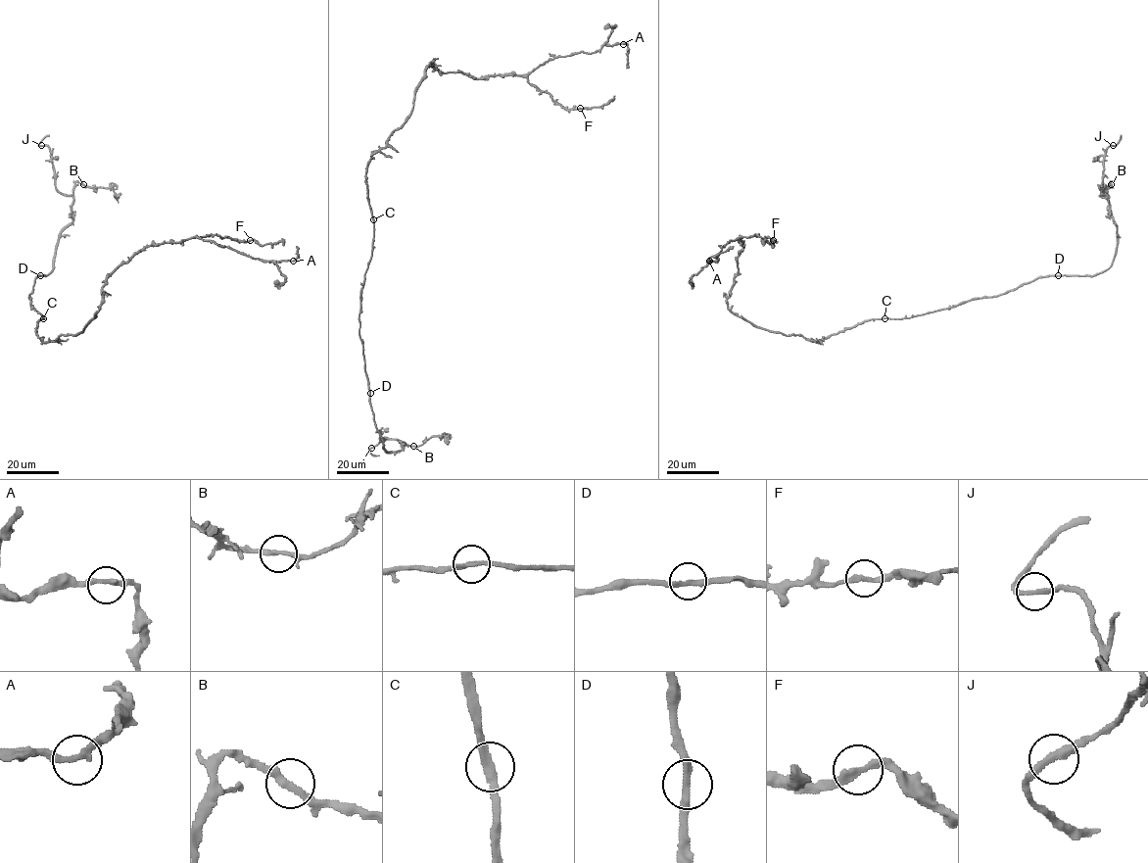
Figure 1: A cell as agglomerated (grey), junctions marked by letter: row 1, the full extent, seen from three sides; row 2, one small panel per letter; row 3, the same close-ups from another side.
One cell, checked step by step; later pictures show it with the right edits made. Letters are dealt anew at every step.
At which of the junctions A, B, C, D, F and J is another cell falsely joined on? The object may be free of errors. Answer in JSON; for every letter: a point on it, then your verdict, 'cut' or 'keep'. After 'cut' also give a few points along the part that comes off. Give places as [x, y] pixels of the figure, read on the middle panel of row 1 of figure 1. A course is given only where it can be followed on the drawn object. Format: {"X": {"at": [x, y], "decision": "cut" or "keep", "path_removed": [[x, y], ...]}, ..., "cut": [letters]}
{"A": {"at": [623, 44], "decision": "keep"}, "B": {"at": [413, 446], "decision": "keep"}, "C": {"at": [373, 219], "decision": "keep"}, "D": {"at": [370, 393], "decision": "keep"}, "F": {"at": [580, 108], "decision": "keep"}, "J": {"at": [371, 448], "decision": "keep"}, "cut": []}

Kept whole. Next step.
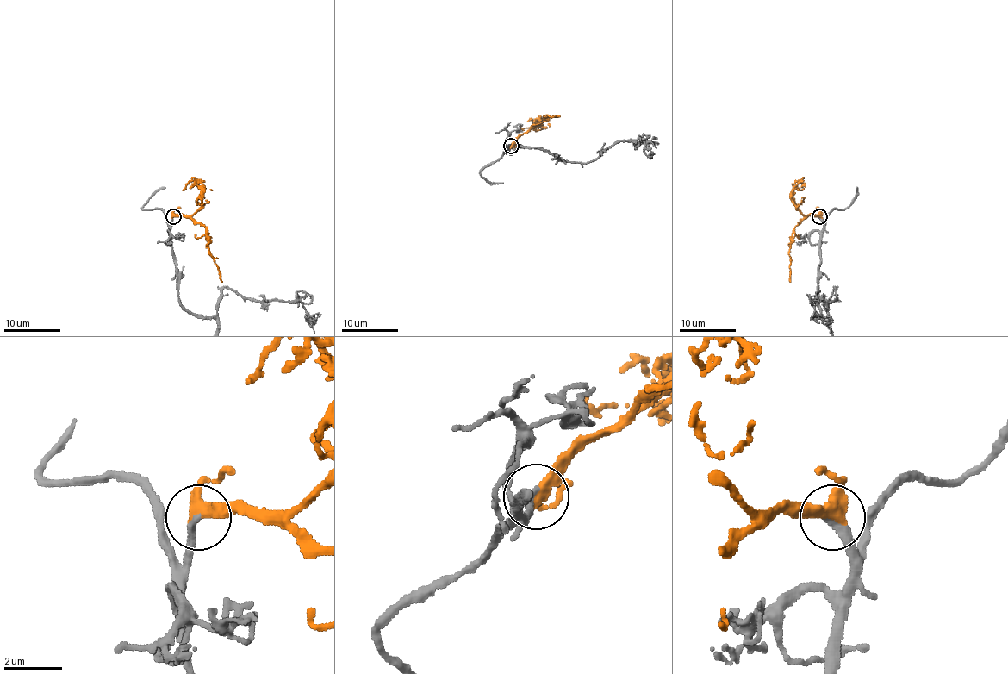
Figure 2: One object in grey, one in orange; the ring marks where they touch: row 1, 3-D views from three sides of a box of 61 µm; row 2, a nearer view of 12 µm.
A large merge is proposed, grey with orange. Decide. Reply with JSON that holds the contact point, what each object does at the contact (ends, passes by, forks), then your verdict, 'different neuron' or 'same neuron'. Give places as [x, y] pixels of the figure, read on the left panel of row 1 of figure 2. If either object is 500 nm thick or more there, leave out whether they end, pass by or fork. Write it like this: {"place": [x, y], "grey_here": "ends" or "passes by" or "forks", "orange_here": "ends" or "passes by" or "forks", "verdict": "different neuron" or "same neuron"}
{"place": [173, 216], "grey_here": "ends", "orange_here": "passes by", "verdict": "same neuron"}

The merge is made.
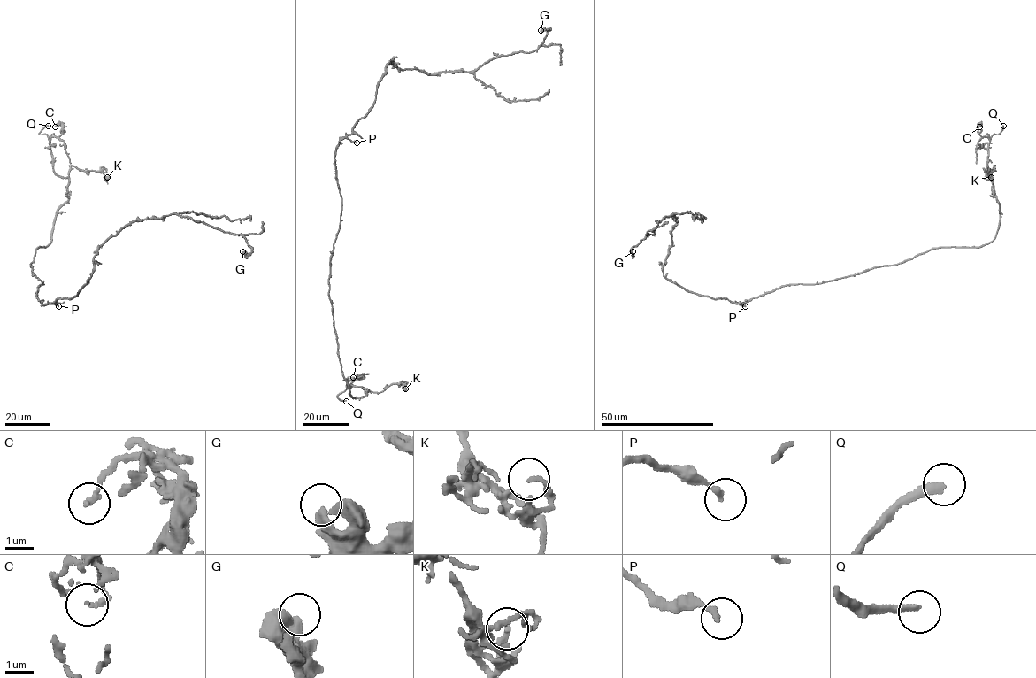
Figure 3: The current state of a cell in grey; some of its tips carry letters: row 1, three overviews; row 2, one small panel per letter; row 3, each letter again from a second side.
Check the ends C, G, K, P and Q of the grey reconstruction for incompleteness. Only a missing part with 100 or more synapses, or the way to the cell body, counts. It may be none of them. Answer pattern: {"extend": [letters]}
{"extend": ["Q"]}

